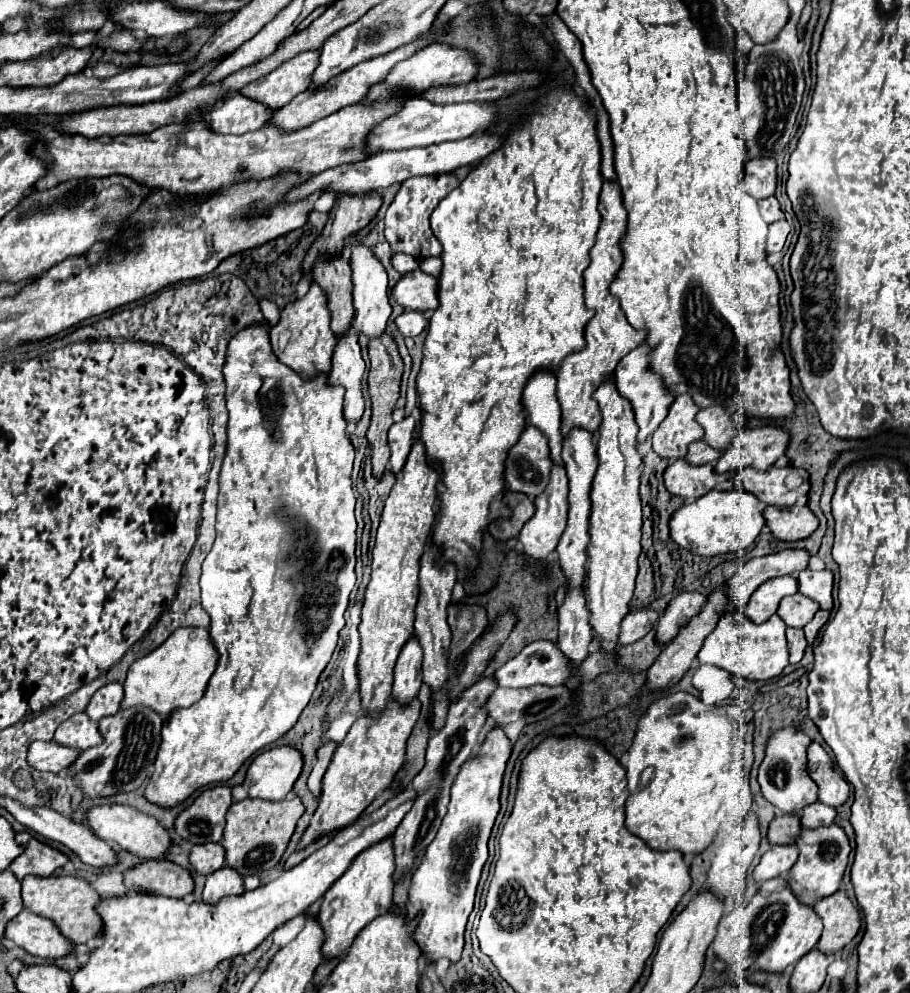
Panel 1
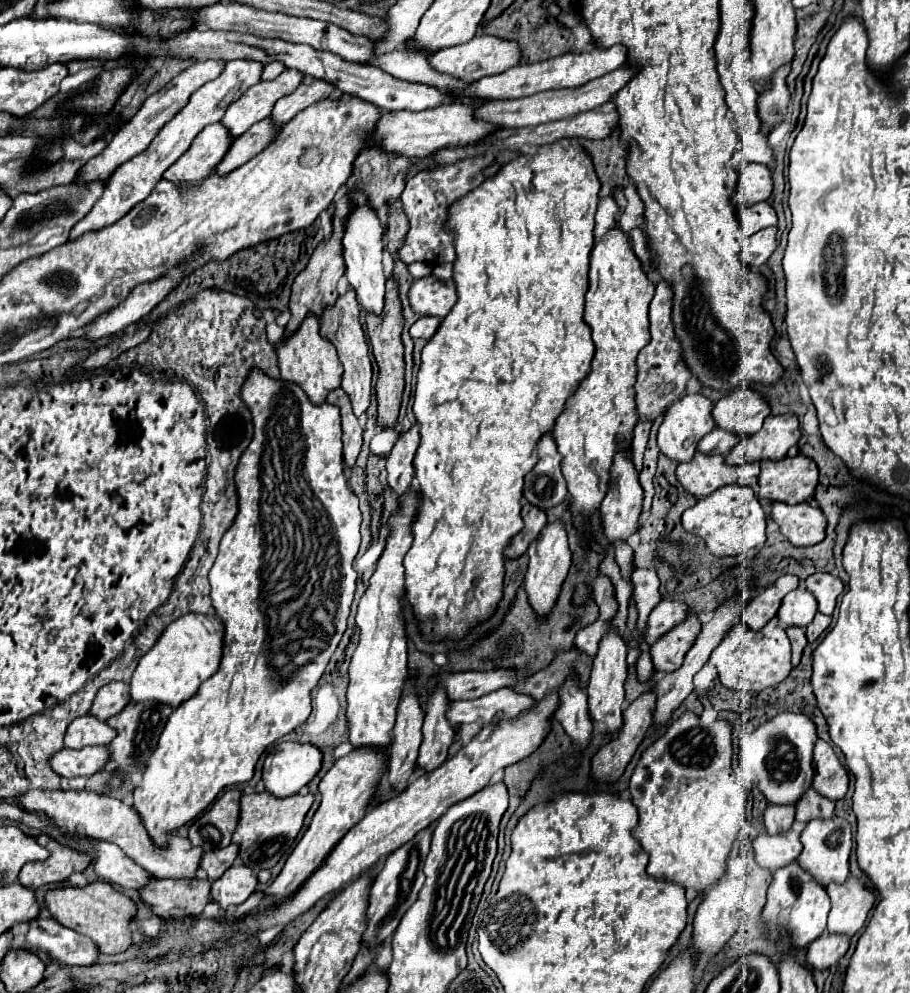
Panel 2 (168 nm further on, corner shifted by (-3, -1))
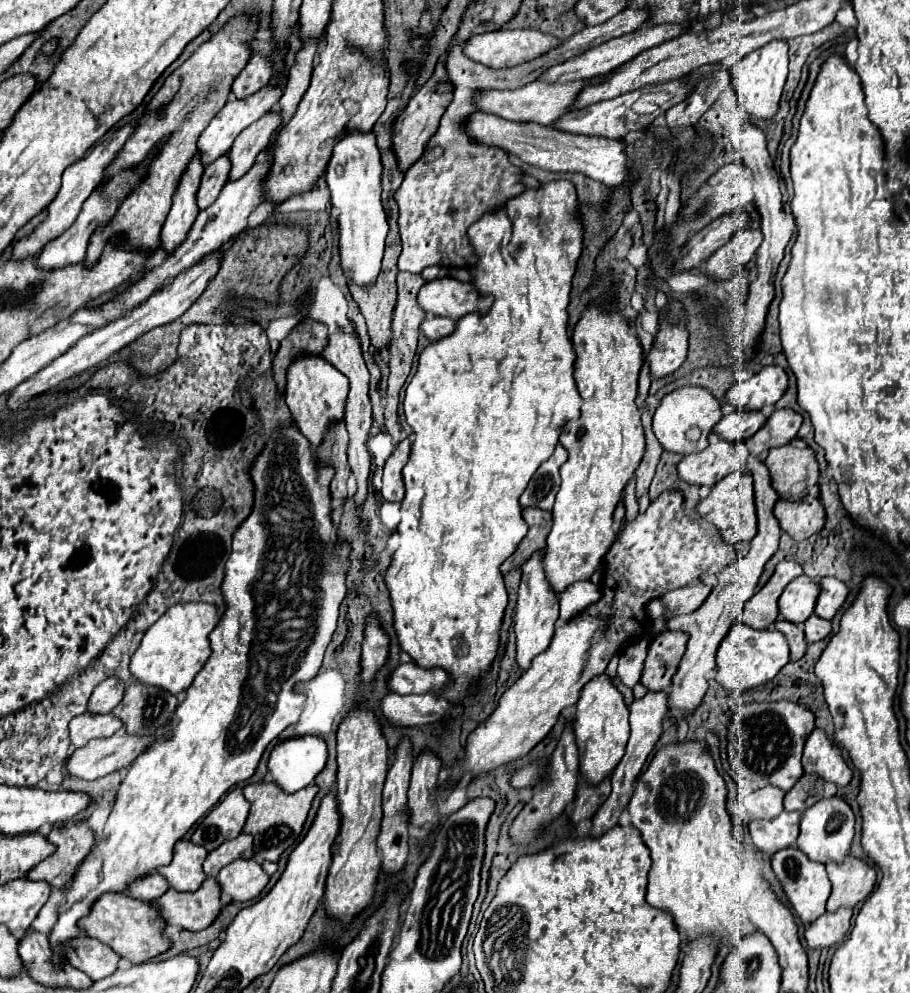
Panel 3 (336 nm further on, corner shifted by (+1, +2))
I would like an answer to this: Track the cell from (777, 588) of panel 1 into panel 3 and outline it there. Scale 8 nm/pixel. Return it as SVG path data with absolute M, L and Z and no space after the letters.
M781 562L777 564L773 576L769 578L769 582L745 604L743 614L741 614L741 622L751 626L751 628L767 628L775 622L777 618L777 600L783 592L783 588L797 576L801 576L803 570L797 562Z

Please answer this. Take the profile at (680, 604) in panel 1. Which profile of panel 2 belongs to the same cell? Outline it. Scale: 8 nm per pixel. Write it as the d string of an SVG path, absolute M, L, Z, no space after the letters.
M689 615L681 625L673 627L669 633L659 637L649 649L655 673L669 673L681 667L685 651L693 647L693 639L697 639L699 631L699 619L695 615Z

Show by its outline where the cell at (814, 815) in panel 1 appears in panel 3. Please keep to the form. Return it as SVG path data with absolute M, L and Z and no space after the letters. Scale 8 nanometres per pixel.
M803 774L799 778L799 782L789 790L789 794L785 794L785 810L803 814L815 802L835 796L835 792L837 792L837 788L833 784L821 780L819 776Z

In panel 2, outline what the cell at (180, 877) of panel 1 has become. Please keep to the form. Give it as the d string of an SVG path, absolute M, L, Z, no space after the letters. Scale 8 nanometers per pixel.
M151 879L139 895L159 919L185 919L185 915L203 913L209 889L207 879Z

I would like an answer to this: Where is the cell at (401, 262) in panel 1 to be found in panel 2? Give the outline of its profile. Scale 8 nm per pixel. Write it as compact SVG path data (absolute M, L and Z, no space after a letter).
M411 263L409 265L409 273L415 277L415 279L421 279L421 277L427 277L431 275L433 267L429 263Z

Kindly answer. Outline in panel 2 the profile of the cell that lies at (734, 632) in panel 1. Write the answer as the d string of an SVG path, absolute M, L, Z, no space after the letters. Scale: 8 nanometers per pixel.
M777 617L771 619L761 631L753 631L743 621L739 621L713 651L709 665L717 667L719 679L725 687L741 693L757 693L779 685L791 673L791 643Z

